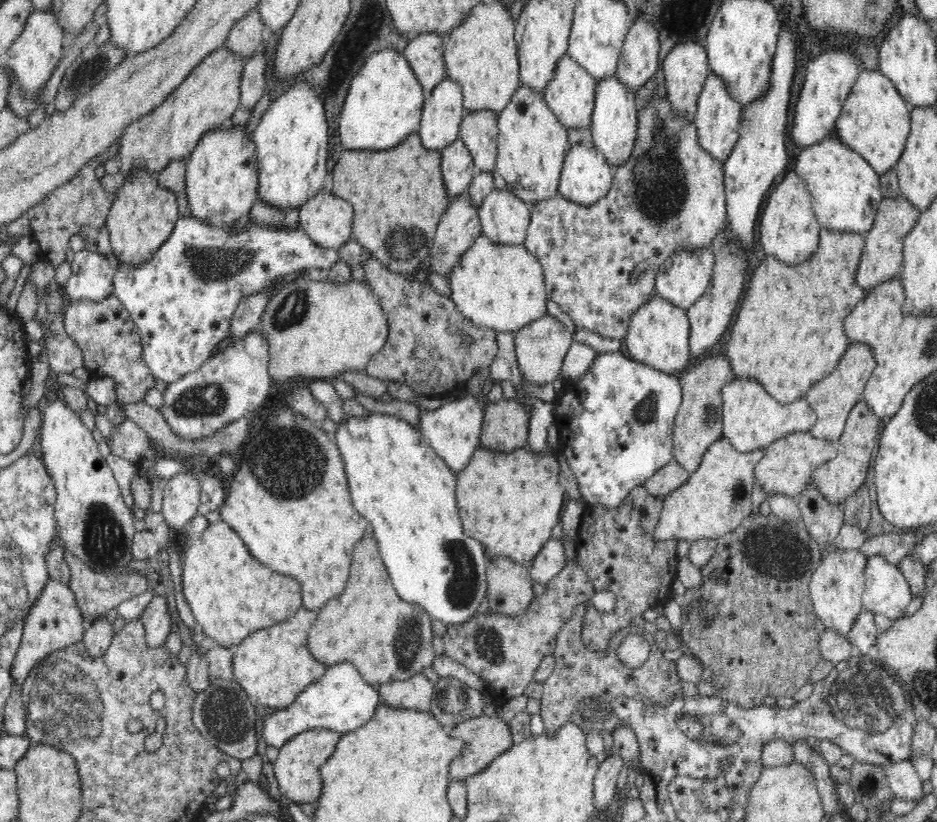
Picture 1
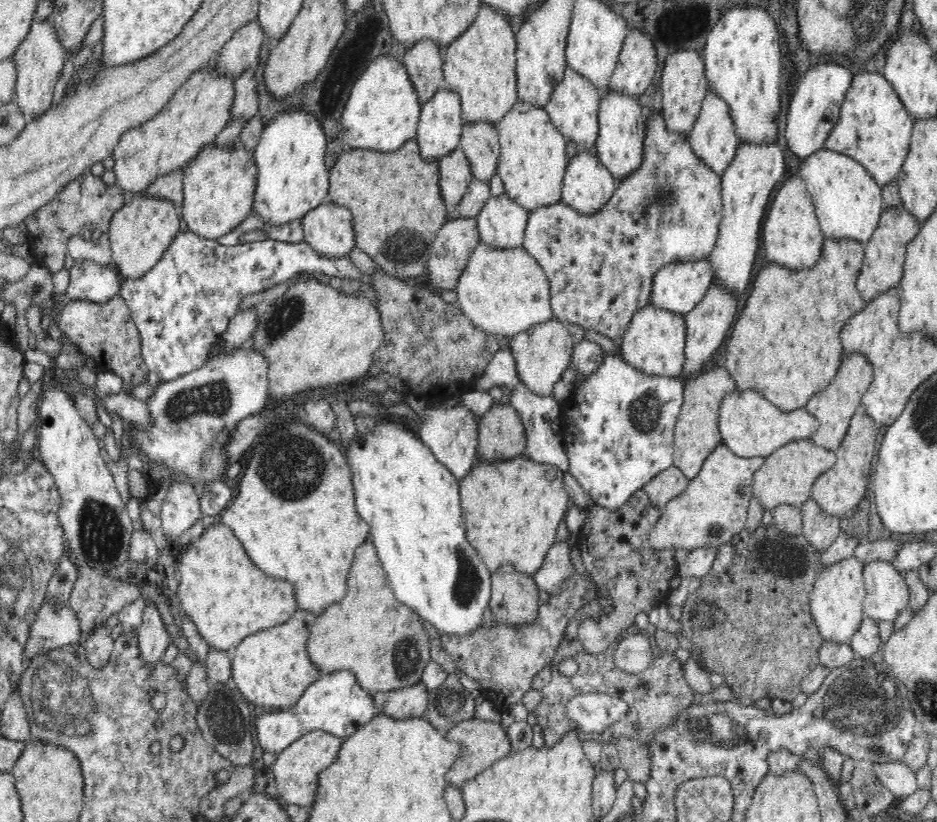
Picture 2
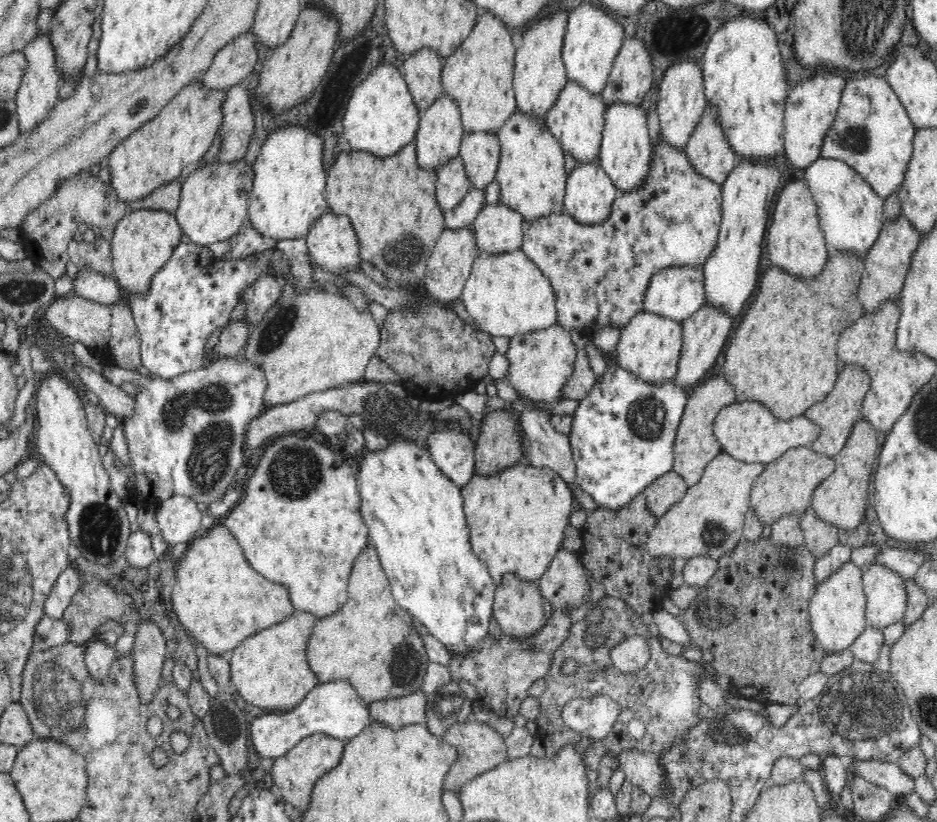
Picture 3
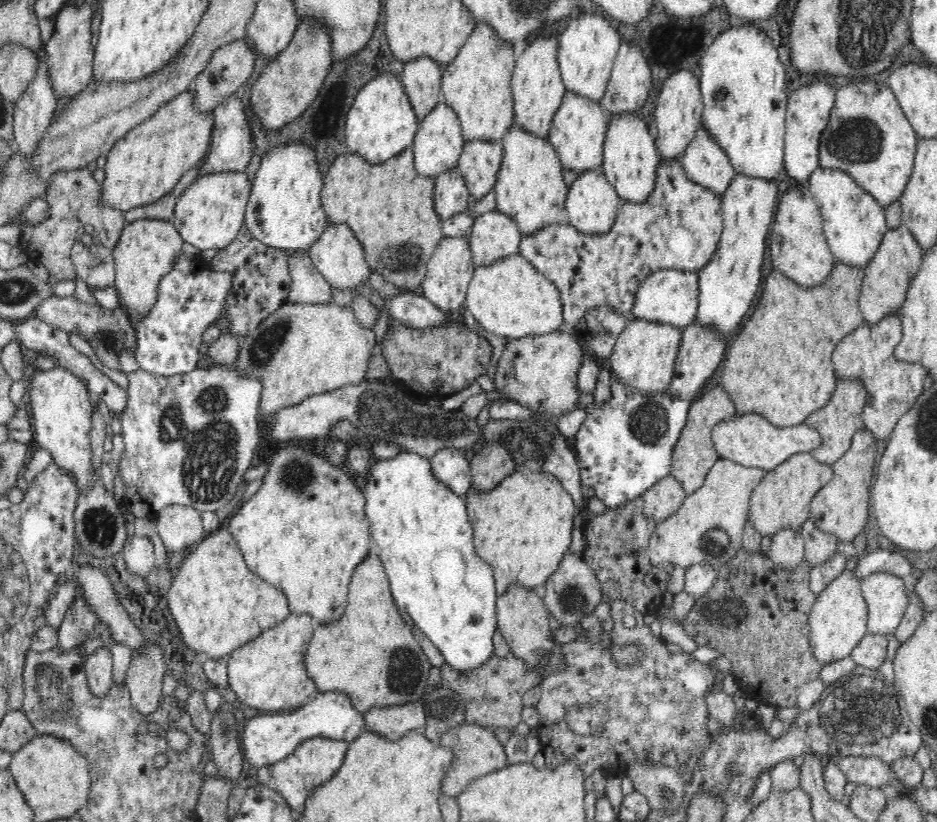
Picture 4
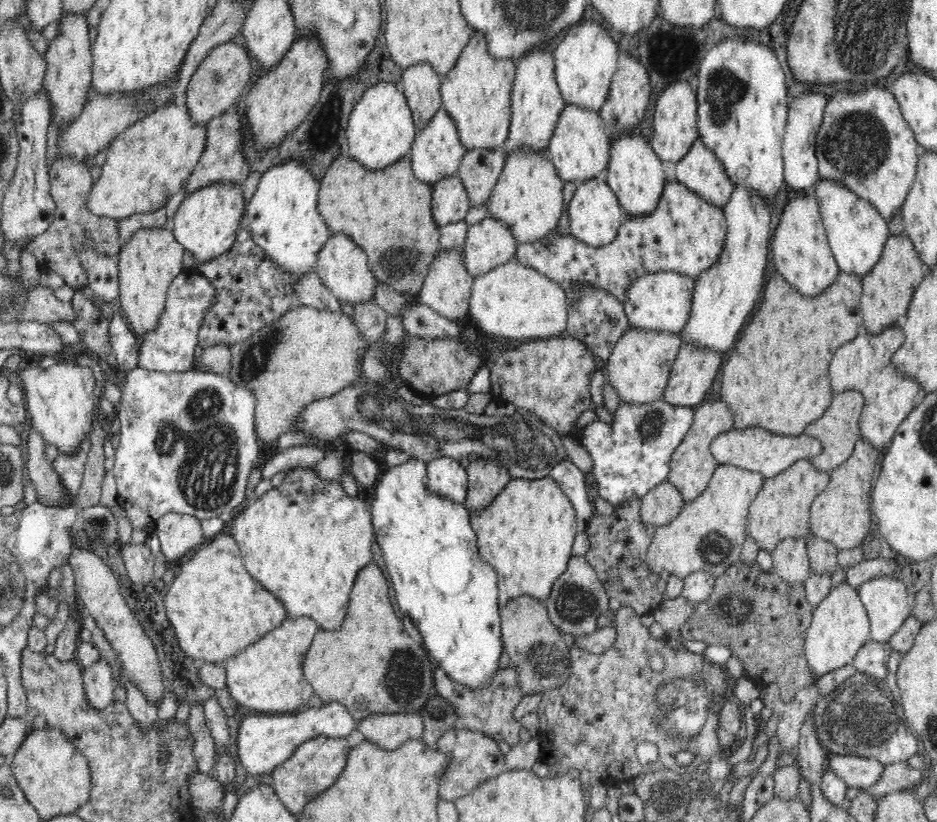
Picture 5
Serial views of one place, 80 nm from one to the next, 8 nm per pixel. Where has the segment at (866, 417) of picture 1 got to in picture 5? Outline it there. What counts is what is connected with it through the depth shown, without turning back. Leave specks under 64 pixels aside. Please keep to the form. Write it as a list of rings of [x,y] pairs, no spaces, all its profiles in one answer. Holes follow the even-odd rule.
[[[861,437],[848,460],[832,470],[826,489],[812,502],[809,521],[812,535],[831,542],[837,550],[866,545],[871,527],[872,474],[878,464],[879,451]]]

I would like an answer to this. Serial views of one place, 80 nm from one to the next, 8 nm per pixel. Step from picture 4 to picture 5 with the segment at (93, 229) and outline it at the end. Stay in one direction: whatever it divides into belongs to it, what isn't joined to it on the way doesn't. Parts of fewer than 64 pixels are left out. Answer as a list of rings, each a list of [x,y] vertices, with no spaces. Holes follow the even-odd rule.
[[[62,157],[49,167],[50,195],[56,205],[56,216],[46,232],[32,238],[26,249],[42,256],[38,261],[46,271],[56,272],[72,288],[83,288],[88,283],[88,275],[80,265],[80,250],[91,250],[100,254],[116,256],[122,246],[117,229],[118,220],[107,216],[96,216],[87,209],[87,198],[93,185],[90,168],[82,161]]]

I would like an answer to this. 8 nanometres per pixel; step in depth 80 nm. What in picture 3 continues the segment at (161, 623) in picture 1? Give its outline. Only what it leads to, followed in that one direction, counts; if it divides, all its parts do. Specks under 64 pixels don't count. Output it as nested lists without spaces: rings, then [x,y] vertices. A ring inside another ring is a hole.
[[[144,620],[133,642],[133,681],[141,704],[150,704],[160,689],[162,666],[168,656],[164,635],[155,620]]]

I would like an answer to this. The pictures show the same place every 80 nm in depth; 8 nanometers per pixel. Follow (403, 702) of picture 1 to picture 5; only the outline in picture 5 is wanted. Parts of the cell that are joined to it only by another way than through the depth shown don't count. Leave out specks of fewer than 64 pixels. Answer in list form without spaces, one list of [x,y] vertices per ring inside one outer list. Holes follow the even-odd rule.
[[[419,712],[368,714],[357,722],[358,732],[384,750],[394,750],[406,740],[421,740],[423,720]]]

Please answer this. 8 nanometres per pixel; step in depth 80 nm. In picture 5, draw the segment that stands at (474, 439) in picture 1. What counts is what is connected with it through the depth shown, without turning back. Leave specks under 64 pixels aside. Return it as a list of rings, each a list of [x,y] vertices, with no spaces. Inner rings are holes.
[[[442,456],[427,462],[426,490],[454,503],[464,504],[468,496],[468,477],[459,460]]]

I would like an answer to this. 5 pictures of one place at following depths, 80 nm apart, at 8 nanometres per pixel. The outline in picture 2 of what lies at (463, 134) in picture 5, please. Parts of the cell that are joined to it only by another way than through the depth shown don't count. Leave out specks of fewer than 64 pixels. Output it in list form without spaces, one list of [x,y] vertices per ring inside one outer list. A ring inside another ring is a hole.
[[[481,6],[472,25],[446,48],[444,81],[460,97],[464,123],[491,122],[495,125],[518,100],[515,57],[517,41],[509,18],[493,7]]]

